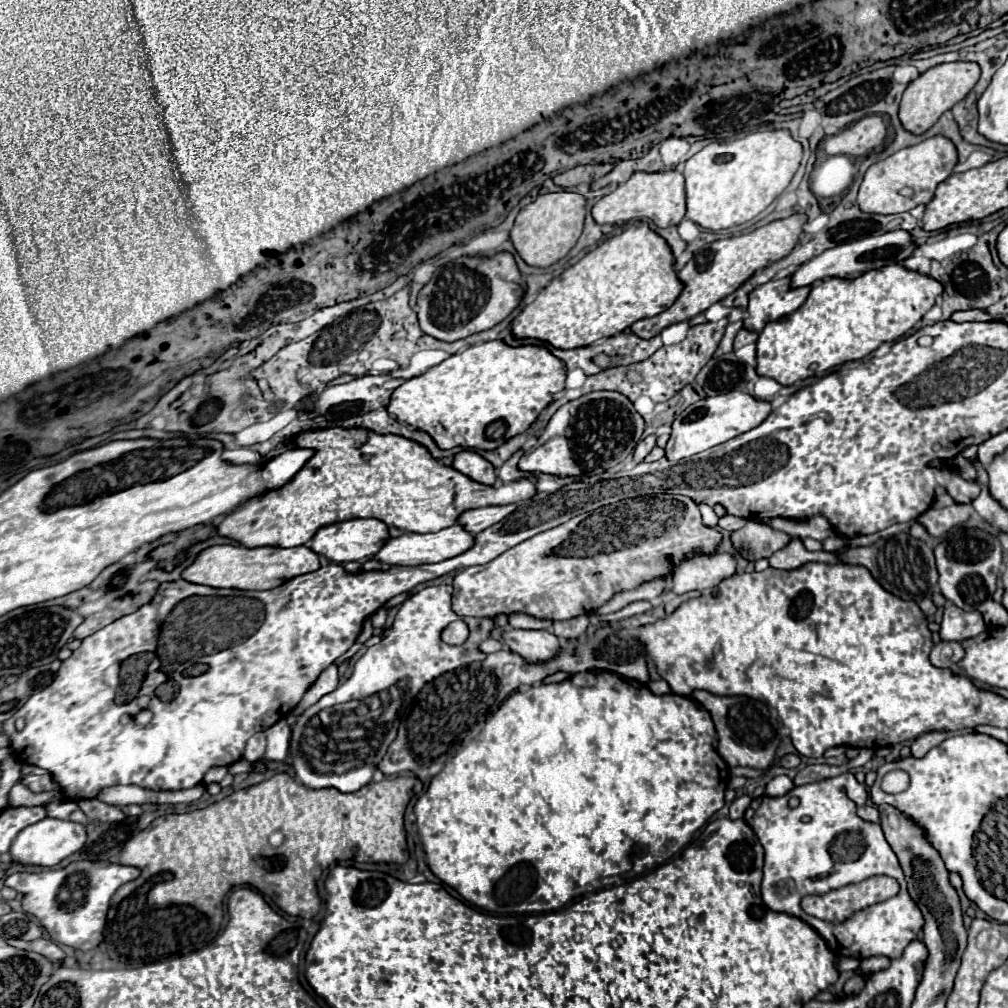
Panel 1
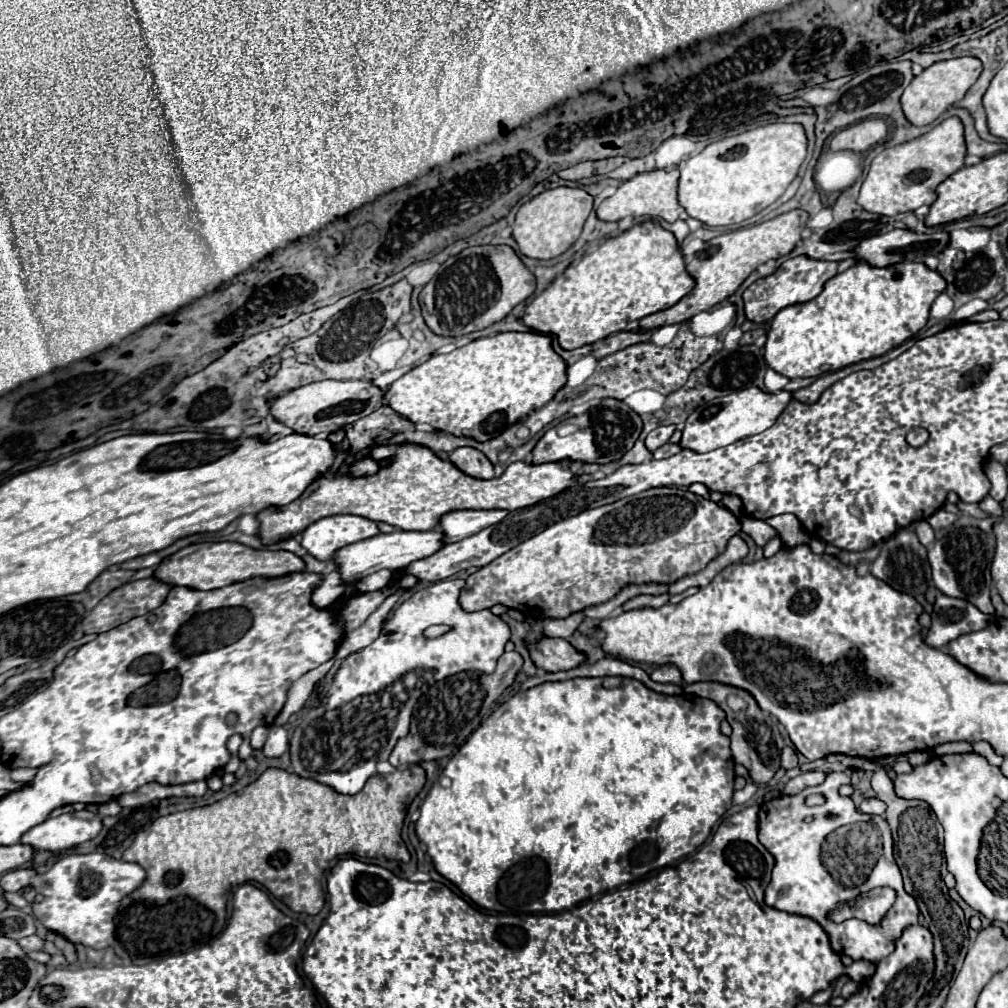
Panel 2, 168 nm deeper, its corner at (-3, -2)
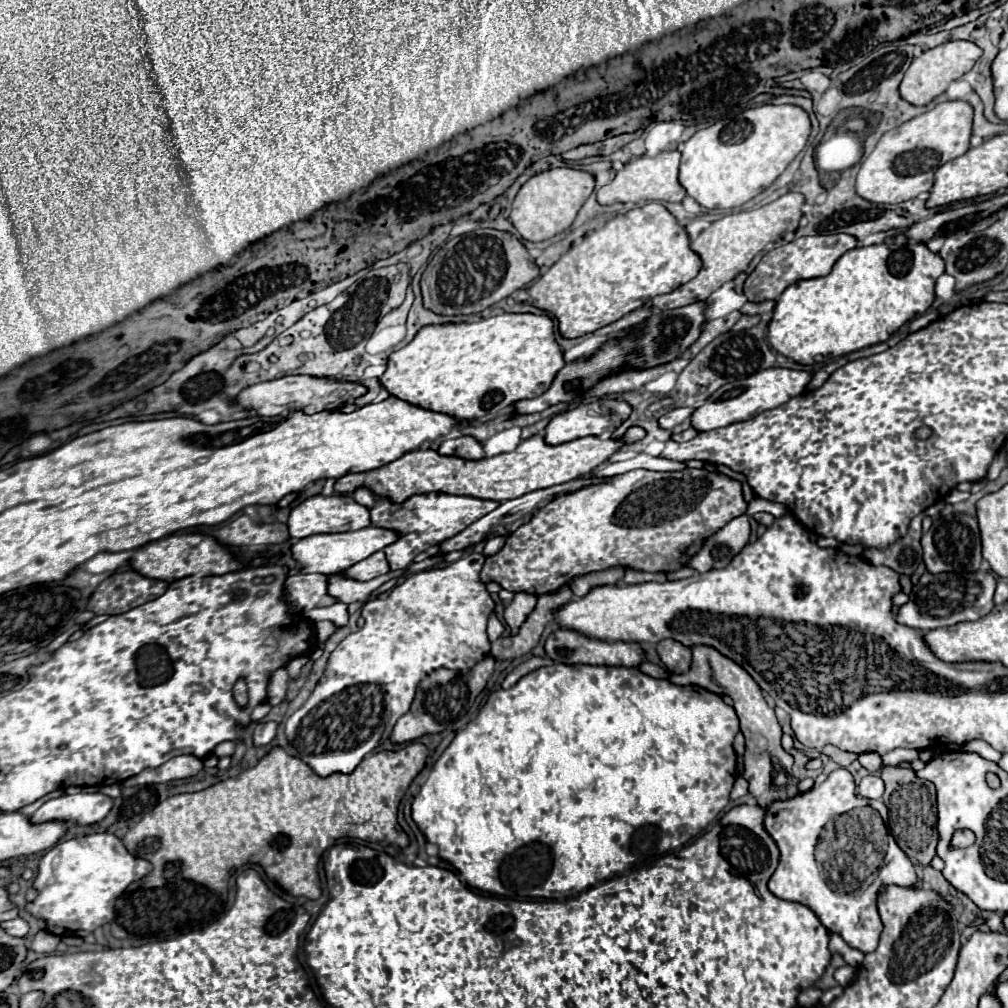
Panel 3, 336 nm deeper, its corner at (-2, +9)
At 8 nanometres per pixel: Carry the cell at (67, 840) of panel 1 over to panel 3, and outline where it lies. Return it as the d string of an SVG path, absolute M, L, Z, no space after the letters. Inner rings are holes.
M76 793L76 795L60 795L56 799L46 801L32 817L32 823L46 821L64 821L78 825L92 825L102 821L112 809L112 799L102 793Z

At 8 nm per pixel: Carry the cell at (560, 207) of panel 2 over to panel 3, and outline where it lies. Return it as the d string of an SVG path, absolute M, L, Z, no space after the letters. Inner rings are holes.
M562 167L538 173L530 177L514 197L510 223L526 241L552 239L554 235L566 231L574 223L580 207L584 205L584 201L590 197L592 191L594 191L594 177L586 171Z

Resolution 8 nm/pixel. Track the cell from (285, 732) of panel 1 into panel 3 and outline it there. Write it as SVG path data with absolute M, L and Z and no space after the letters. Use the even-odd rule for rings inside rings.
M276 721L256 723L256 729L254 729L254 745L256 747L268 745L276 737L276 731L278 731L278 723Z

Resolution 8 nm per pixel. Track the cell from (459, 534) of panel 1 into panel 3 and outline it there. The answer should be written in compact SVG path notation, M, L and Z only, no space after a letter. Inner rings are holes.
M364 527L358 531L348 531L348 533L328 533L328 535L312 535L306 539L300 539L298 543L294 543L292 551L296 561L304 567L304 571L310 573L322 573L322 575L338 575L342 571L346 571L348 567L360 563L362 559L368 559L372 553L382 551L384 547L392 545L394 541L398 541L398 533L392 529L384 529L384 527Z

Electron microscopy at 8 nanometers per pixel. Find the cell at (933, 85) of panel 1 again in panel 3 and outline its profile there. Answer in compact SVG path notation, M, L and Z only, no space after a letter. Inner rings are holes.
M948 41L944 45L924 51L920 57L916 57L912 61L912 65L908 67L908 71L900 83L902 99L912 105L928 105L934 97L942 95L952 81L956 81L964 73L968 73L972 69L972 65L980 59L980 55L982 55L982 49L972 41Z

